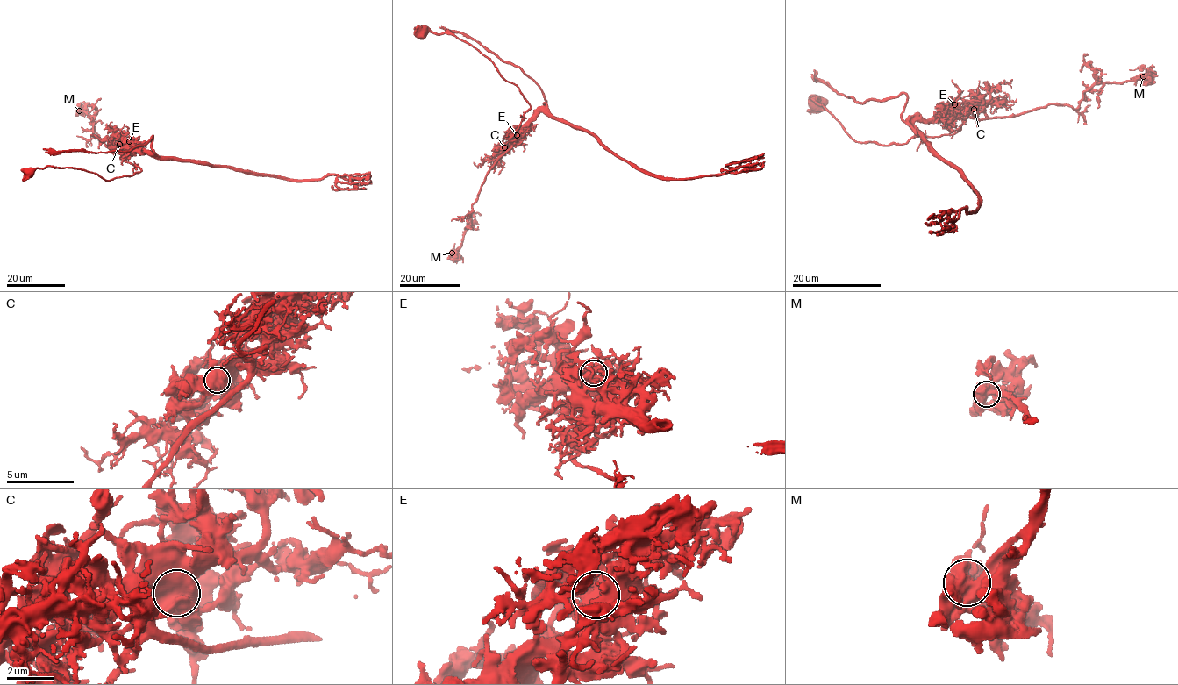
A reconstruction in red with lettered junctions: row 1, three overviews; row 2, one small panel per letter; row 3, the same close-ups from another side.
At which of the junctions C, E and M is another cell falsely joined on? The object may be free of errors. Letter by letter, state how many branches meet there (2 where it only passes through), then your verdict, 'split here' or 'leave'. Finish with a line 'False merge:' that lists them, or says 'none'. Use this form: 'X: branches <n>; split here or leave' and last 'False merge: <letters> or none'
C: branches 3; leave
E: branches 3; split here
M: branches 3; leave
False merge: E

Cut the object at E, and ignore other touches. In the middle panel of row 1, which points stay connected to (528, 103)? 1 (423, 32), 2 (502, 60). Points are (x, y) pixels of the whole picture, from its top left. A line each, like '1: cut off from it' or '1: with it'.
1: with it
2: cut off from it

